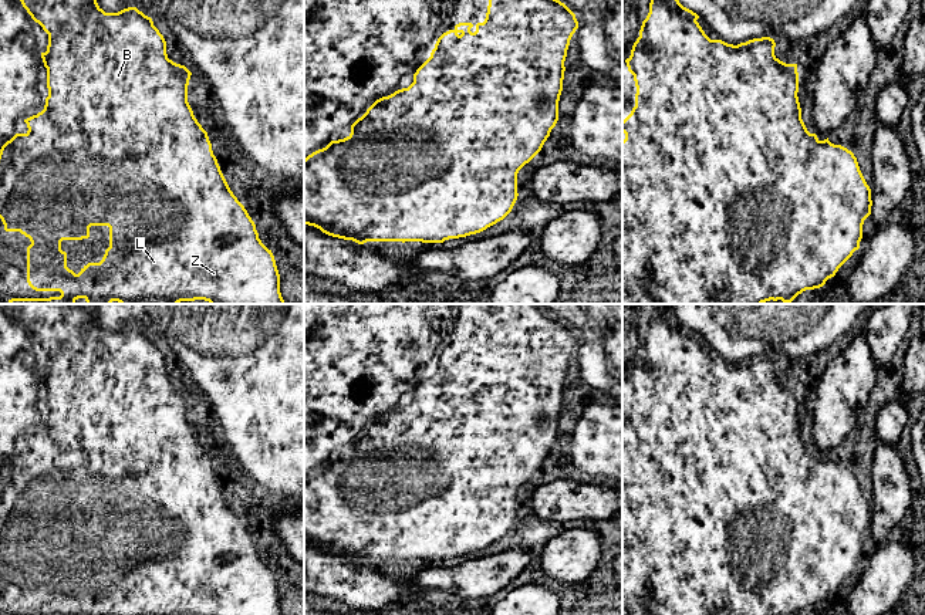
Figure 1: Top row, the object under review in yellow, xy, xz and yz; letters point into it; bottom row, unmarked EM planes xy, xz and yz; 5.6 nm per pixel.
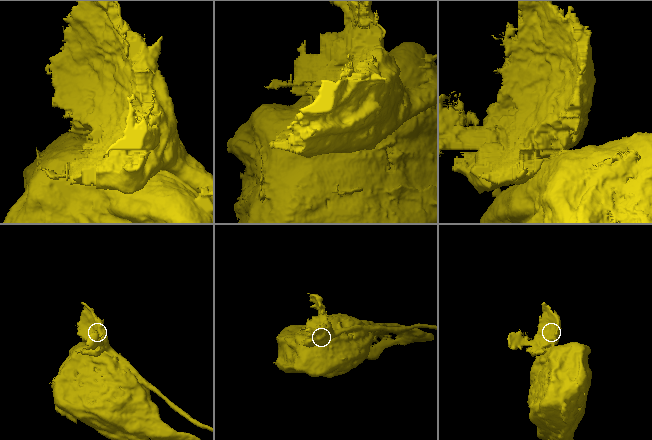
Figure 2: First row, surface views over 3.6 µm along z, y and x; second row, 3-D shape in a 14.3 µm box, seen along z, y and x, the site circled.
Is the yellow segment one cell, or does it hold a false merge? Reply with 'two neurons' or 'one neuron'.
two neurons

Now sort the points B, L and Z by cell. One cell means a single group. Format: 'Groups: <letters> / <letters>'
Groups: B Z / L

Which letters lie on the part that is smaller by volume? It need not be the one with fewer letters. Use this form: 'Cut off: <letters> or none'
Cut off: B, Z

